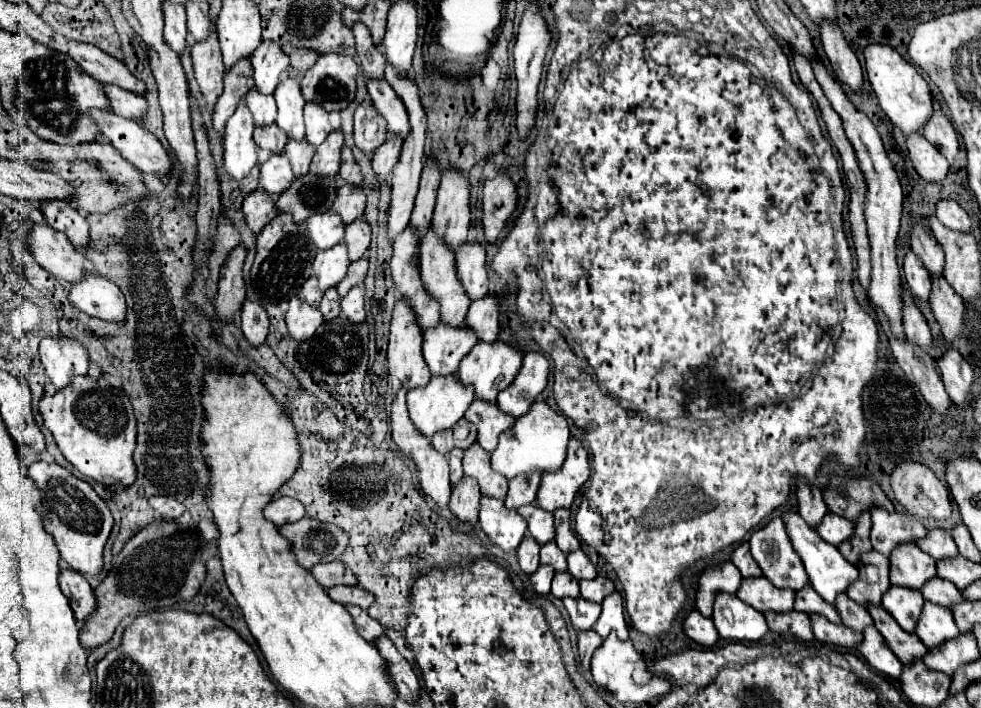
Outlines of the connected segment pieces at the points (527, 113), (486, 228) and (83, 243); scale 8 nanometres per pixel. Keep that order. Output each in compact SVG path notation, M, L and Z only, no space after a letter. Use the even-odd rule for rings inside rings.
M529 7L523 13L521 25L519 25L519 35L517 35L517 43L513 49L515 55L515 75L517 75L517 83L519 83L519 91L517 91L517 129L519 135L525 137L529 127L533 127L535 123L535 107L537 107L537 85L541 79L541 67L543 67L543 59L545 59L545 51L549 45L549 31L547 25L543 21L543 17L539 15L537 7Z
M499 173L495 179L485 181L483 185L483 235L487 243L495 243L497 235L503 231L505 221L513 213L517 203L517 193L513 181Z
M53 199L53 201L47 201L41 209L47 225L65 233L75 247L87 247L89 227L85 217L75 207L71 207L67 201Z

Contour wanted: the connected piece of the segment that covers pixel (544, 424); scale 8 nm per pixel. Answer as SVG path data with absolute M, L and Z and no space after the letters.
M533 403L529 413L519 417L511 431L505 431L499 437L497 449L491 453L493 471L505 475L507 481L515 479L519 473L555 473L567 459L567 443L569 443L569 425L567 419L555 413L545 403Z

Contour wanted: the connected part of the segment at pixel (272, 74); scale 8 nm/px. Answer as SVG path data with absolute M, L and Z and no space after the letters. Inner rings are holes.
M263 41L251 55L251 65L257 91L263 95L273 95L283 71L289 67L289 57L277 43Z

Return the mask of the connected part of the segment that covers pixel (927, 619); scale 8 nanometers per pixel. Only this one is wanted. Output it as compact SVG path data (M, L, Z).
M925 601L915 633L925 643L925 647L931 649L931 647L939 647L947 639L955 639L959 635L959 629L955 627L951 609Z

